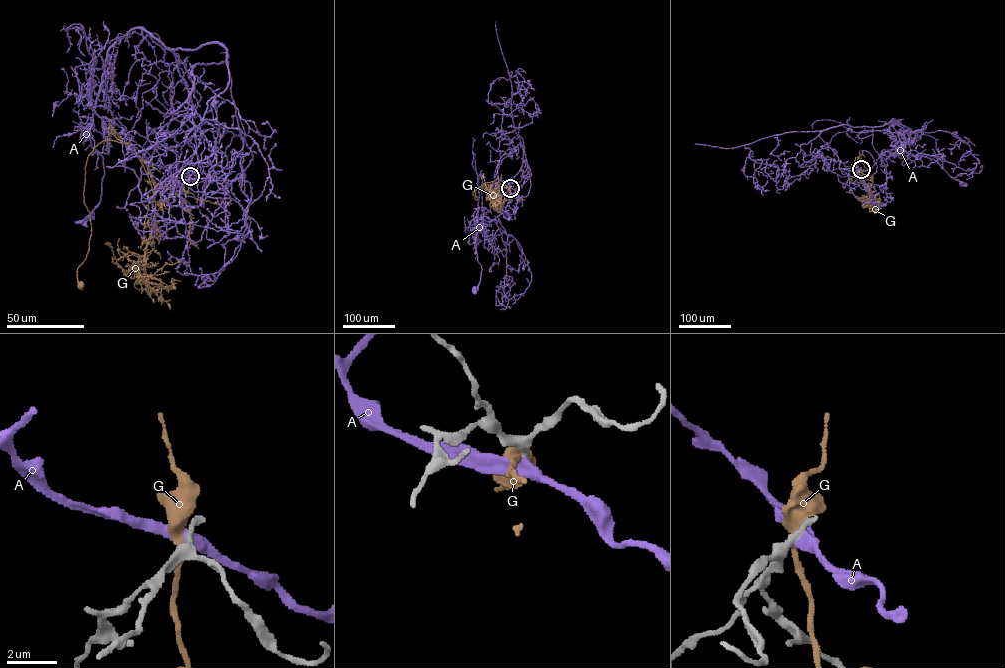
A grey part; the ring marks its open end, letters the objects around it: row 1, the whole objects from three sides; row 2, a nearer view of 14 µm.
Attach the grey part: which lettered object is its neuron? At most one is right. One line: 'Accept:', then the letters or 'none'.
Accept: none

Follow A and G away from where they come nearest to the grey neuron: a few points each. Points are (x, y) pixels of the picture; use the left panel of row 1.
A: (189, 177), (242, 151), (227, 50), (152, 33), (198, 115), (253, 158), (163, 201)
G: (189, 177), (179, 195), (163, 183), (154, 194), (126, 144), (99, 143), (85, 167), (91, 233), (80, 284)

